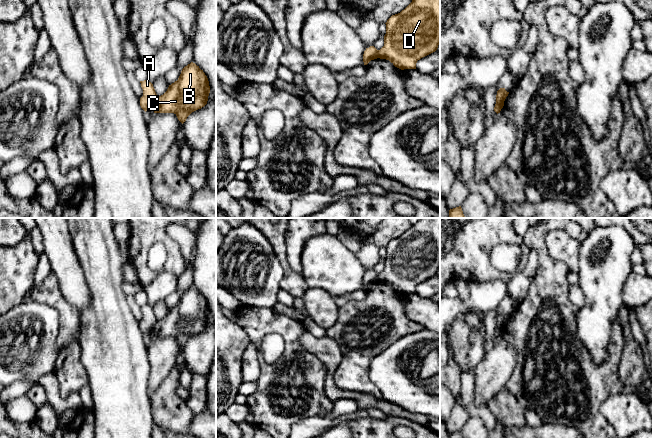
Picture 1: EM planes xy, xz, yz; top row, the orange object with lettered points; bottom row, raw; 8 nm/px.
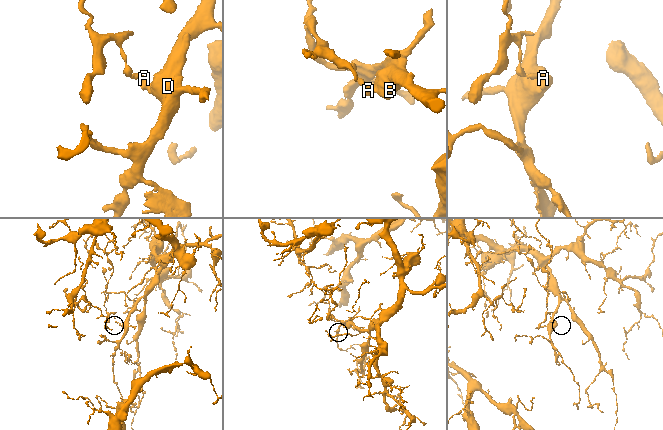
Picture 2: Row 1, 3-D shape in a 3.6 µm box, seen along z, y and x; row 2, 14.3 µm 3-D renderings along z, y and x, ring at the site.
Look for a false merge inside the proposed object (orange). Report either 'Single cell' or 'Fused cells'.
Fused cells

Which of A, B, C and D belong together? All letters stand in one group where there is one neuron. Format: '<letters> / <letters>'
A / B C D

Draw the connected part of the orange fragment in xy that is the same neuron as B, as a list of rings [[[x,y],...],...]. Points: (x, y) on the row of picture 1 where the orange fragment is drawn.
[[[191,62],[182,69],[178,80],[157,97],[152,110],[154,113],[174,113],[183,124],[192,112],[207,104],[209,93],[207,76]]]

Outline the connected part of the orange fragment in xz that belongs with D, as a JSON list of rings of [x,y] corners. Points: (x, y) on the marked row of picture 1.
[[[412,0],[385,24],[384,46],[378,50],[378,58],[389,60],[401,70],[416,69],[417,61],[435,52],[440,43],[440,0]]]

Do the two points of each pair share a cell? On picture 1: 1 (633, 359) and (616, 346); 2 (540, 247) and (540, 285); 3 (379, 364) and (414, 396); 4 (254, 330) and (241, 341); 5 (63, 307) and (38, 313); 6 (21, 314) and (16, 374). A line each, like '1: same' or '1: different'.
1: different
2: same
3: same
4: different
5: different
6: same

